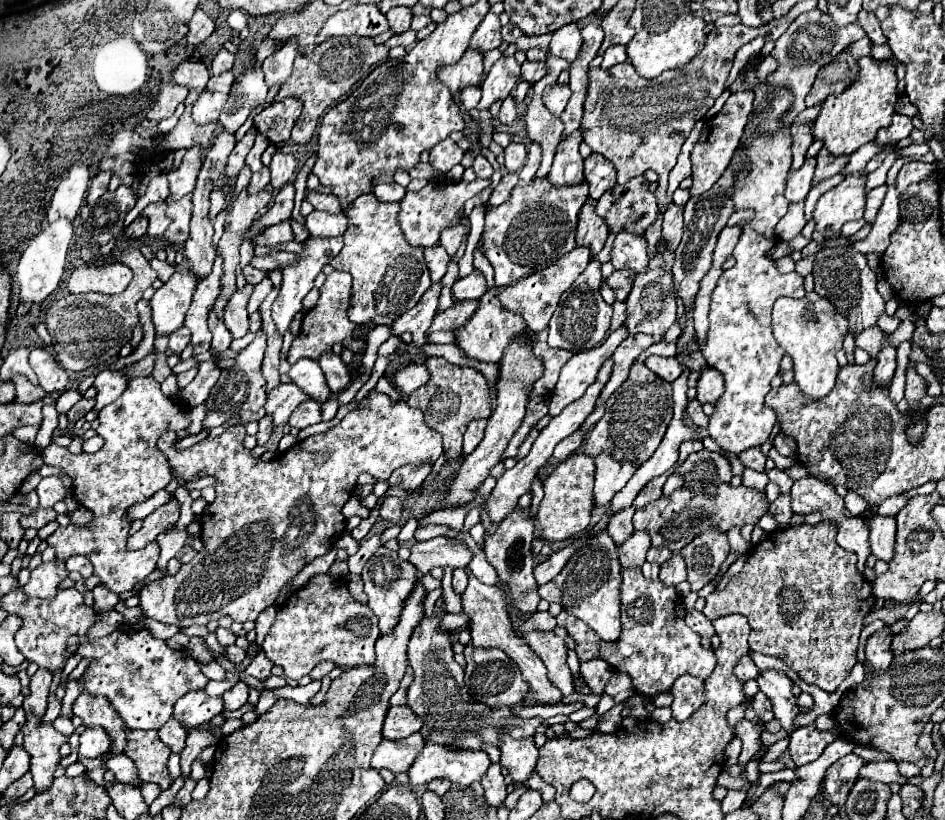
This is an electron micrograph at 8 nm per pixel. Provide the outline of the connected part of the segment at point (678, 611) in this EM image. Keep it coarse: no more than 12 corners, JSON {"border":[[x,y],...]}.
{"border":[[623,568],[619,640],[567,612],[557,624],[581,662],[607,660],[635,692],[683,674],[705,680],[715,654],[685,624],[675,586]]}

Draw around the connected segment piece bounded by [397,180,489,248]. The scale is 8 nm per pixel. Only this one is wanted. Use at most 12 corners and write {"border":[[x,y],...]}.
{"border":[[439,180],[399,200],[407,242],[439,244],[463,204],[488,186]]}

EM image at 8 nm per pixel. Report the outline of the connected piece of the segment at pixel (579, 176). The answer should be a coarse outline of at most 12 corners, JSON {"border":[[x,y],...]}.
{"border":[[583,128],[563,136],[549,180],[555,186],[579,184]]}

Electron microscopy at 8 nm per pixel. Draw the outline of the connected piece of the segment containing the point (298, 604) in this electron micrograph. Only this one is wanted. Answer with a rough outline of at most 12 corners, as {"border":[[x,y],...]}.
{"border":[[315,574],[261,648],[287,678],[373,664],[381,632],[343,578]]}

